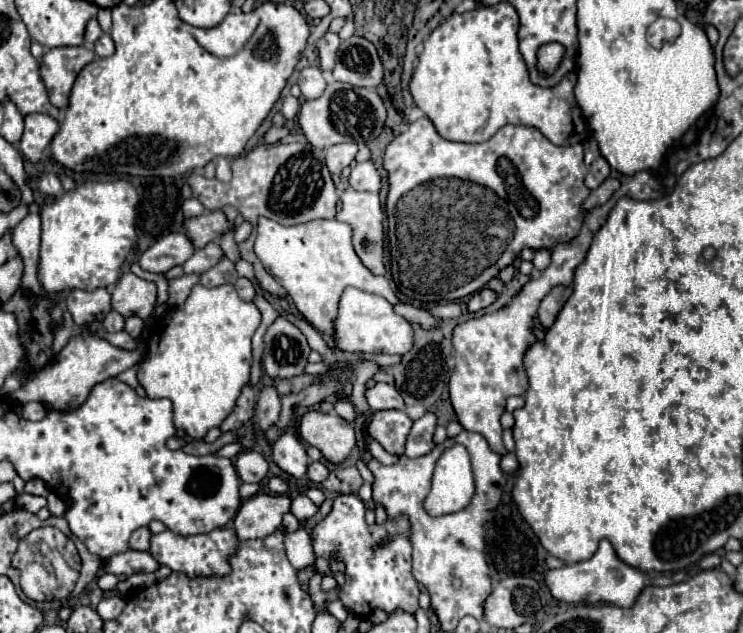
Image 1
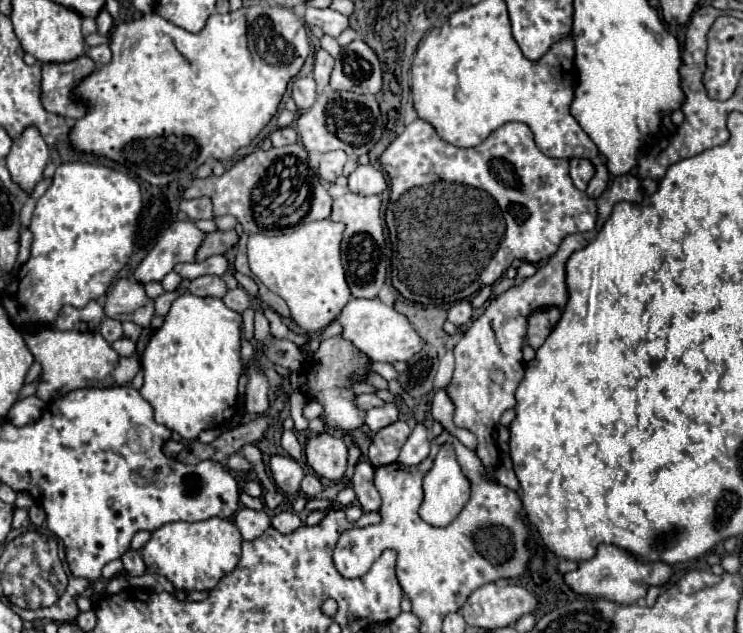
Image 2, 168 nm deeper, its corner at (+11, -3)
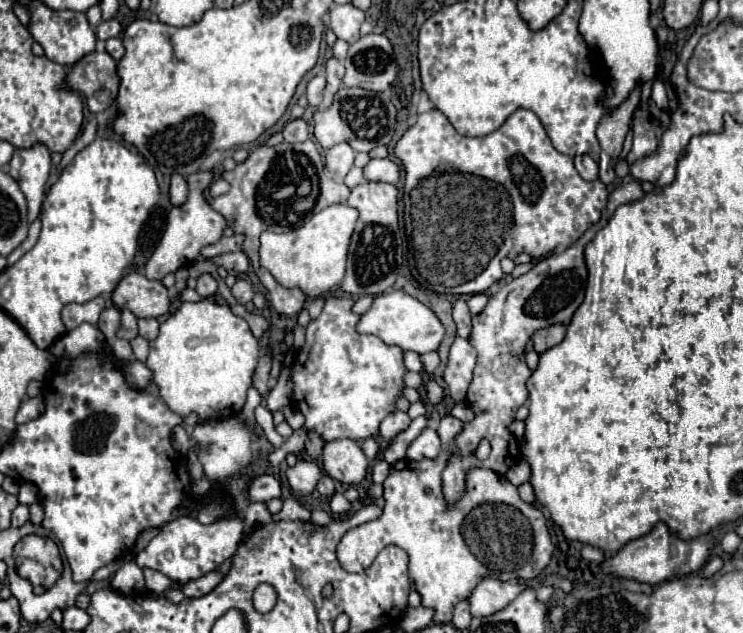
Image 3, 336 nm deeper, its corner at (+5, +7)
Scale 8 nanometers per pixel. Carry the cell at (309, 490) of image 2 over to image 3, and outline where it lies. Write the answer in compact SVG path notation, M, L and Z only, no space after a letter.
M324 473L324 475L322 475L322 479L318 481L318 491L320 491L320 495L322 495L322 497L330 499L330 497L334 495L334 479L332 479L332 477L328 477L328 475Z

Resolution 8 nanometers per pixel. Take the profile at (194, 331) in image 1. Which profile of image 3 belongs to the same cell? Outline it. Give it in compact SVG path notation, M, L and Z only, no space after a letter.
M202 299L202 301L198 301L198 303L182 303L182 305L160 325L158 337L156 337L154 341L150 341L150 355L148 355L146 365L154 371L154 385L158 387L162 401L164 401L174 413L178 413L178 415L182 415L182 417L188 417L190 413L198 413L198 417L200 417L202 421L208 421L208 419L214 419L214 417L234 417L234 415L238 415L238 413L242 411L242 407L244 407L244 403L246 403L246 393L248 393L248 389L252 387L252 373L254 373L254 369L256 369L258 357L260 357L260 343L258 343L258 339L252 335L248 323L246 323L242 317L236 317L236 315L230 311L230 307L226 307L226 305L216 305L216 303L208 301L208 299Z

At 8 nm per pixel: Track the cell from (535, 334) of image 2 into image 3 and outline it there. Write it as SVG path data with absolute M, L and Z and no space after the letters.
M552 325L552 327L546 327L546 329L540 329L538 333L534 333L532 341L534 341L534 351L538 355L542 355L544 351L556 347L562 339L564 339L564 325Z

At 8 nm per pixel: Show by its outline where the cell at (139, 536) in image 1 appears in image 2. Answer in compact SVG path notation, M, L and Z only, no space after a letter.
M128 549L124 555L122 555L122 563L124 563L124 569L130 573L130 575L142 575L146 571L146 565L140 557L138 551L134 549Z

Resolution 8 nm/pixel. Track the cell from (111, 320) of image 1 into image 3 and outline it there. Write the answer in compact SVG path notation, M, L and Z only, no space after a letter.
M122 309L122 325L118 331L118 337L132 341L134 337L138 337L138 317L134 317L134 313L130 313L128 309Z

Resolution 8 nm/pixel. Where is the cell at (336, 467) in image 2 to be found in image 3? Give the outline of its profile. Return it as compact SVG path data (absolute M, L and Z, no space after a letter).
M338 439L324 445L322 465L326 475L344 483L344 485L358 485L368 475L368 459L362 453L360 445L350 439Z

